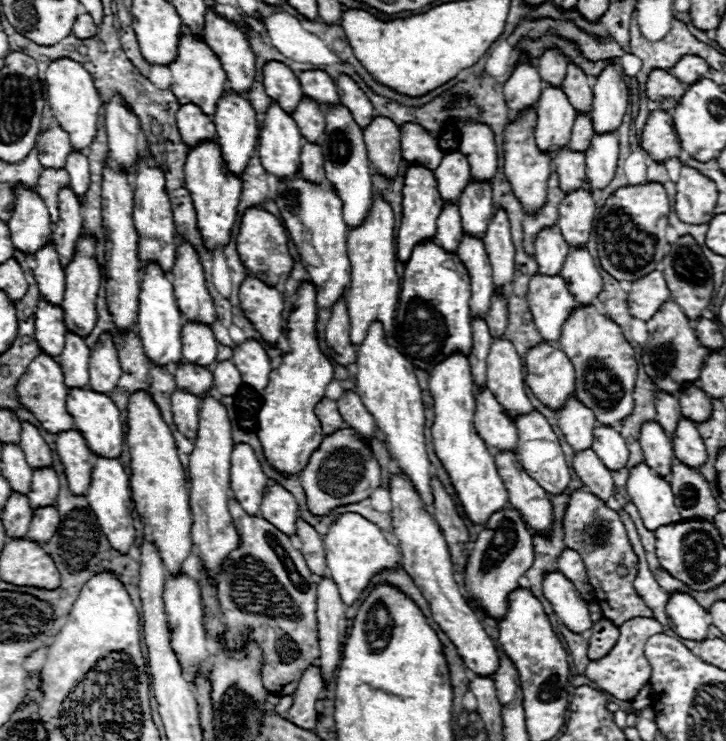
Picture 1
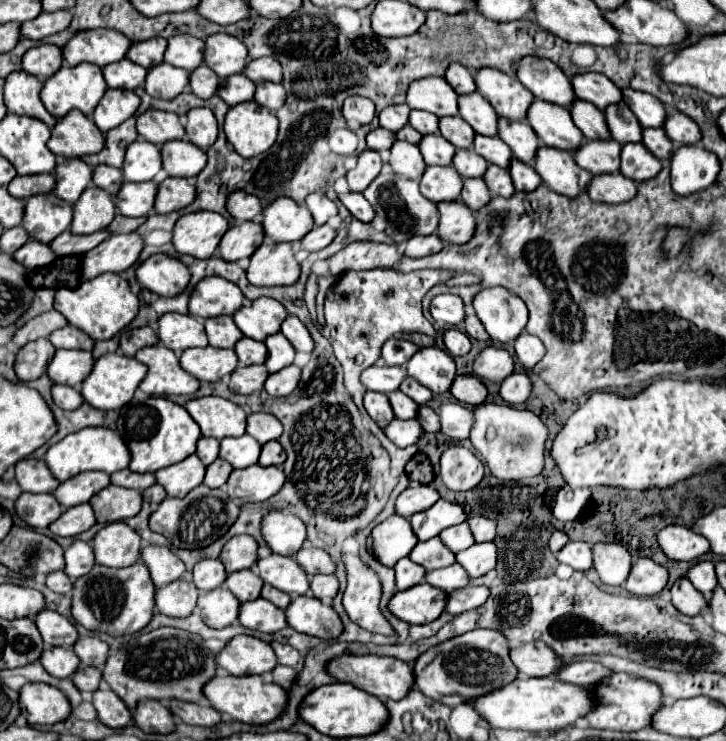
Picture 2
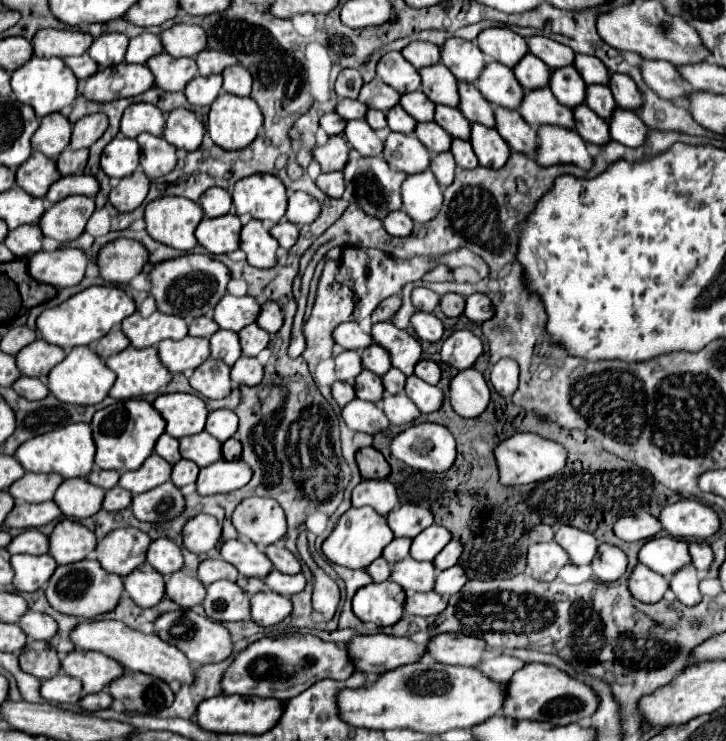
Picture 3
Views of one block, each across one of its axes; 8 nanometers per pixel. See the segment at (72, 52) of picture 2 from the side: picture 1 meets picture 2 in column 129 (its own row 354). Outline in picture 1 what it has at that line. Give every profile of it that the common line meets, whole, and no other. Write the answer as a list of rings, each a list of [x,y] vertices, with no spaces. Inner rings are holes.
[[[40,352],[36,356],[36,360],[32,360],[32,364],[28,366],[28,372],[24,374],[24,380],[20,380],[20,384],[16,388],[18,388],[18,394],[20,394],[22,406],[26,406],[30,412],[34,412],[34,416],[38,418],[38,422],[42,424],[44,430],[48,430],[52,434],[58,434],[58,432],[74,426],[74,420],[66,410],[68,386],[64,384],[62,366],[58,364],[56,358],[48,356],[46,352]]]

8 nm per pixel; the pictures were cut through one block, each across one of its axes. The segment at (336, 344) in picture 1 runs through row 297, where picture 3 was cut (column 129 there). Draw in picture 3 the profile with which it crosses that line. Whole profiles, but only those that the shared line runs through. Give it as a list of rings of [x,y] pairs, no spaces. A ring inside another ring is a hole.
[[[114,328],[114,330],[110,330],[104,338],[98,340],[96,354],[98,354],[102,360],[106,360],[108,356],[122,352],[128,344],[130,344],[130,340],[128,340],[128,338],[126,338],[118,328]]]

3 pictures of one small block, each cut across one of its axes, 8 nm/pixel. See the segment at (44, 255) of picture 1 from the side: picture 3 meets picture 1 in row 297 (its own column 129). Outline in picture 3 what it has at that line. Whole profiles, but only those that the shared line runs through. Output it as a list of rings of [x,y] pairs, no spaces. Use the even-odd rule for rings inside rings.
[[[140,34],[130,40],[128,50],[126,50],[126,62],[134,64],[146,64],[150,56],[156,56],[162,52],[160,38],[154,34]]]

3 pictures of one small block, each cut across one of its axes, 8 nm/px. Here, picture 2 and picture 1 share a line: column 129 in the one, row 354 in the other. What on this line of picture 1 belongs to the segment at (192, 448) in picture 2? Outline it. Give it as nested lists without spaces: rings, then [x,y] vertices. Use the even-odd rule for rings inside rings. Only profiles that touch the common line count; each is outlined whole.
[[[434,238],[418,242],[404,268],[402,292],[400,292],[400,302],[398,302],[396,320],[394,320],[394,342],[400,348],[400,352],[408,356],[408,360],[414,366],[428,368],[428,370],[456,350],[468,356],[472,348],[470,304],[468,302],[470,302],[470,276],[468,276],[464,262],[458,258],[458,254],[446,252],[440,244],[436,244]]]

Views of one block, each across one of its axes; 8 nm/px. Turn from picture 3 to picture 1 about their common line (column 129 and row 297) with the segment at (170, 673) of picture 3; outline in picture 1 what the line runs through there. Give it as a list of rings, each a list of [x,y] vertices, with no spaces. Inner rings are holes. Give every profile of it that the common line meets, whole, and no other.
[[[654,270],[644,278],[632,282],[632,288],[628,292],[628,310],[634,318],[650,320],[650,316],[654,316],[668,298],[670,290],[666,286],[664,274]]]

